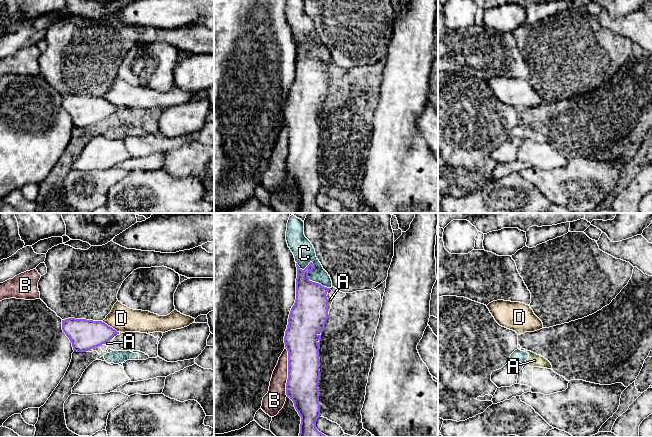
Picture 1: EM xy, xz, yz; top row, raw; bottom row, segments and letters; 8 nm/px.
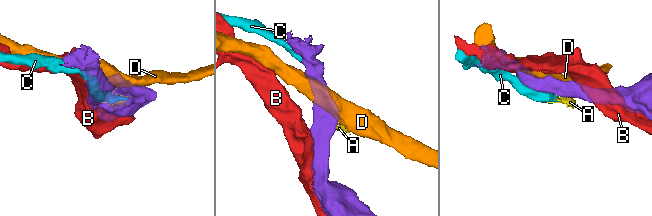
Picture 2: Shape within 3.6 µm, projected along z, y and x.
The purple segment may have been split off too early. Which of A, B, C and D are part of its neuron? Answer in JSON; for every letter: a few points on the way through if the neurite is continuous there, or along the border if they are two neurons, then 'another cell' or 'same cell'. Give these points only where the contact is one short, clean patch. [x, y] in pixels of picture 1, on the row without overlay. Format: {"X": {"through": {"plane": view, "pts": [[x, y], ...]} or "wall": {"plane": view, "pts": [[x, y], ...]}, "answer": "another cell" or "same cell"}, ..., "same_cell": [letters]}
{"A": {"wall": {"plane": "xz", "pts": [[327, 67], [328, 89]]}, "answer": "another cell"}, "B": {"answer": "another cell"}, "C": {"answer": "another cell"}, "D": {"answer": "another cell"}, "same_cell": []}

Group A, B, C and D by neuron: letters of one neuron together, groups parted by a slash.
A C / B / D

